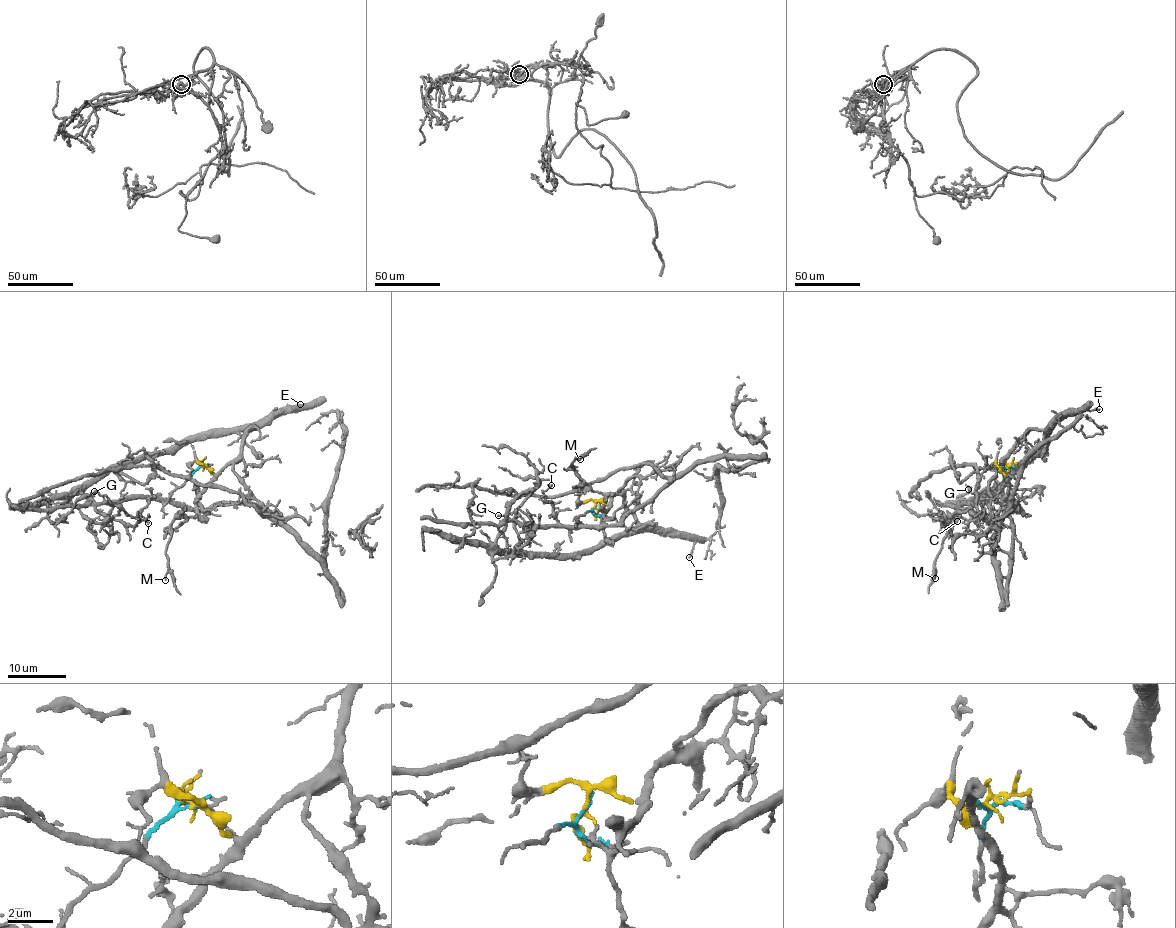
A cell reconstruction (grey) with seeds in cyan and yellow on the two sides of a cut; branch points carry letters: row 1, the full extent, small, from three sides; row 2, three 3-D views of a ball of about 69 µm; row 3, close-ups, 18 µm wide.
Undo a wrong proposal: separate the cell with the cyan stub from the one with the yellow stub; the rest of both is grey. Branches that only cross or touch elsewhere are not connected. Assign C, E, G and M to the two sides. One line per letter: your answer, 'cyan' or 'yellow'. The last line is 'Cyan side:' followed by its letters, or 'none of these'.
C: cyan
E: yellow
G: cyan
M: yellow
Cyan side: C, G

